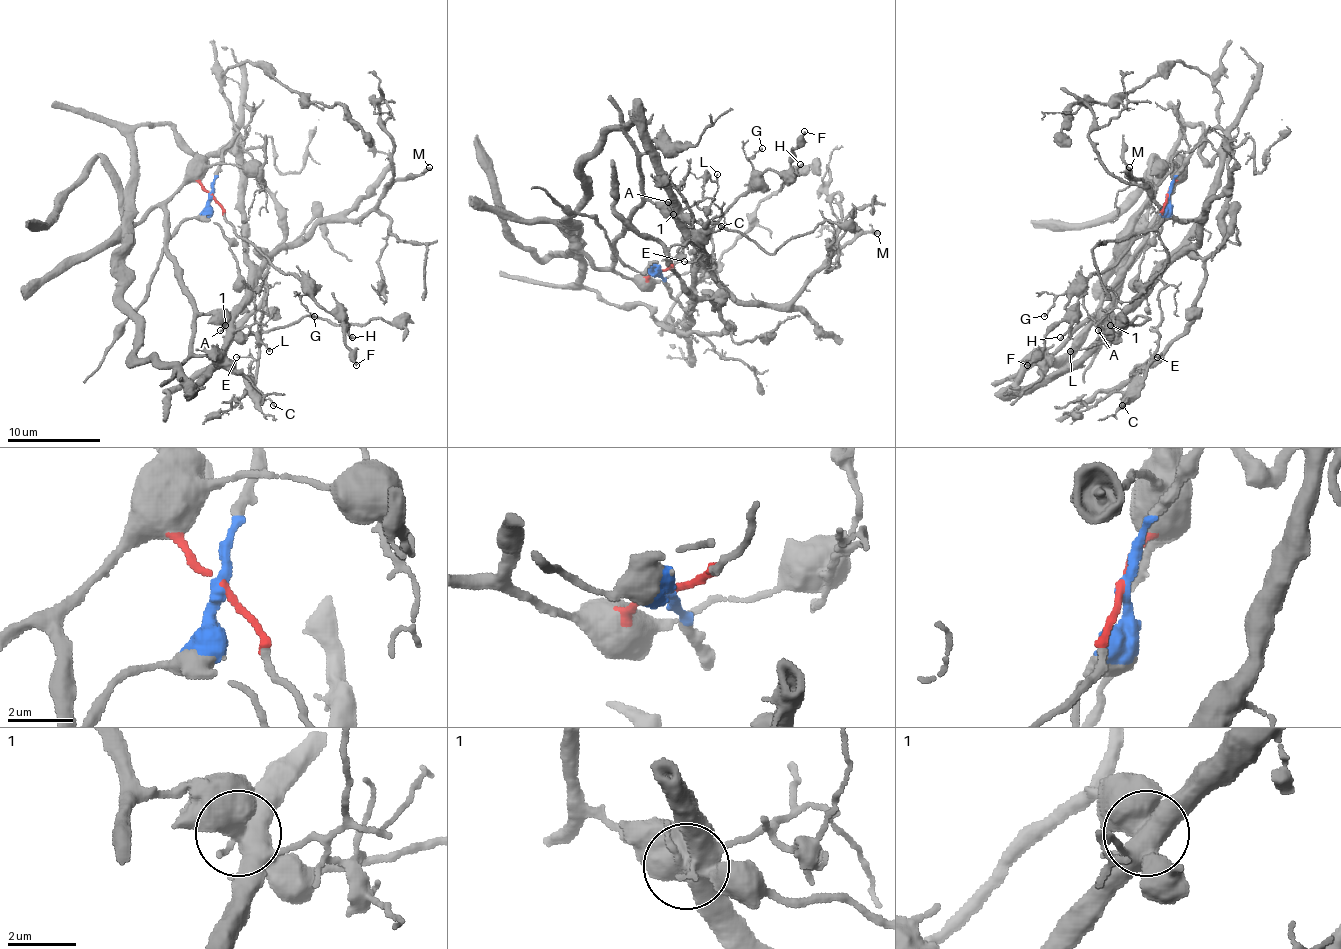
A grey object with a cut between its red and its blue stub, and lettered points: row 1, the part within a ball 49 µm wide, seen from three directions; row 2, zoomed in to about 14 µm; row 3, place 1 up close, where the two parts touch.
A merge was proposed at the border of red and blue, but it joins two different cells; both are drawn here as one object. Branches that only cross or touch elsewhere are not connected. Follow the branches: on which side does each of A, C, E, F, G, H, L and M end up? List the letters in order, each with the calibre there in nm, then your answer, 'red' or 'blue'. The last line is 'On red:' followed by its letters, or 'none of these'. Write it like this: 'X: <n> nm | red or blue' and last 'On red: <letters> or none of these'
A: 140 nm | blue
C: 160 nm | blue
E: 90 nm | blue
F: 240 nm | red
G: 110 nm | red
H: 140 nm | red
L: 100 nm | blue
M: 240 nm | blue
On red: F, G, H

